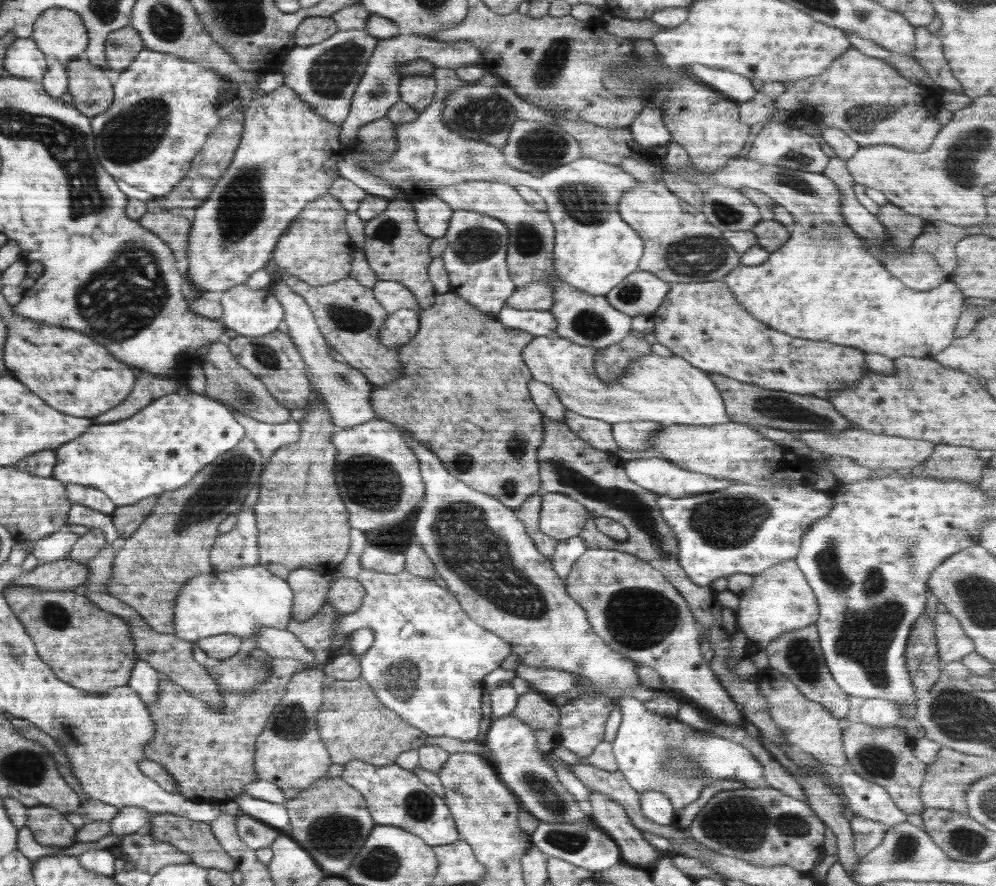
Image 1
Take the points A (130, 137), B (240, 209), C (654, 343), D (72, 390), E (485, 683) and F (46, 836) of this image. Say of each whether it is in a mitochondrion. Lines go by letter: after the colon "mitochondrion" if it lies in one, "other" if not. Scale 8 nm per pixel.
A: mitochondrion
B: mitochondrion
C: other
D: other
E: other
F: other

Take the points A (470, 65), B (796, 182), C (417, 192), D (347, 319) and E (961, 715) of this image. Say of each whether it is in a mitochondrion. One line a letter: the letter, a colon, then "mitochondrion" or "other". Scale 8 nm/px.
A: other
B: mitochondrion
C: other
D: mitochondrion
E: mitochondrion

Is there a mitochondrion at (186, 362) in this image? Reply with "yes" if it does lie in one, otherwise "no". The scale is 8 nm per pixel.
no

